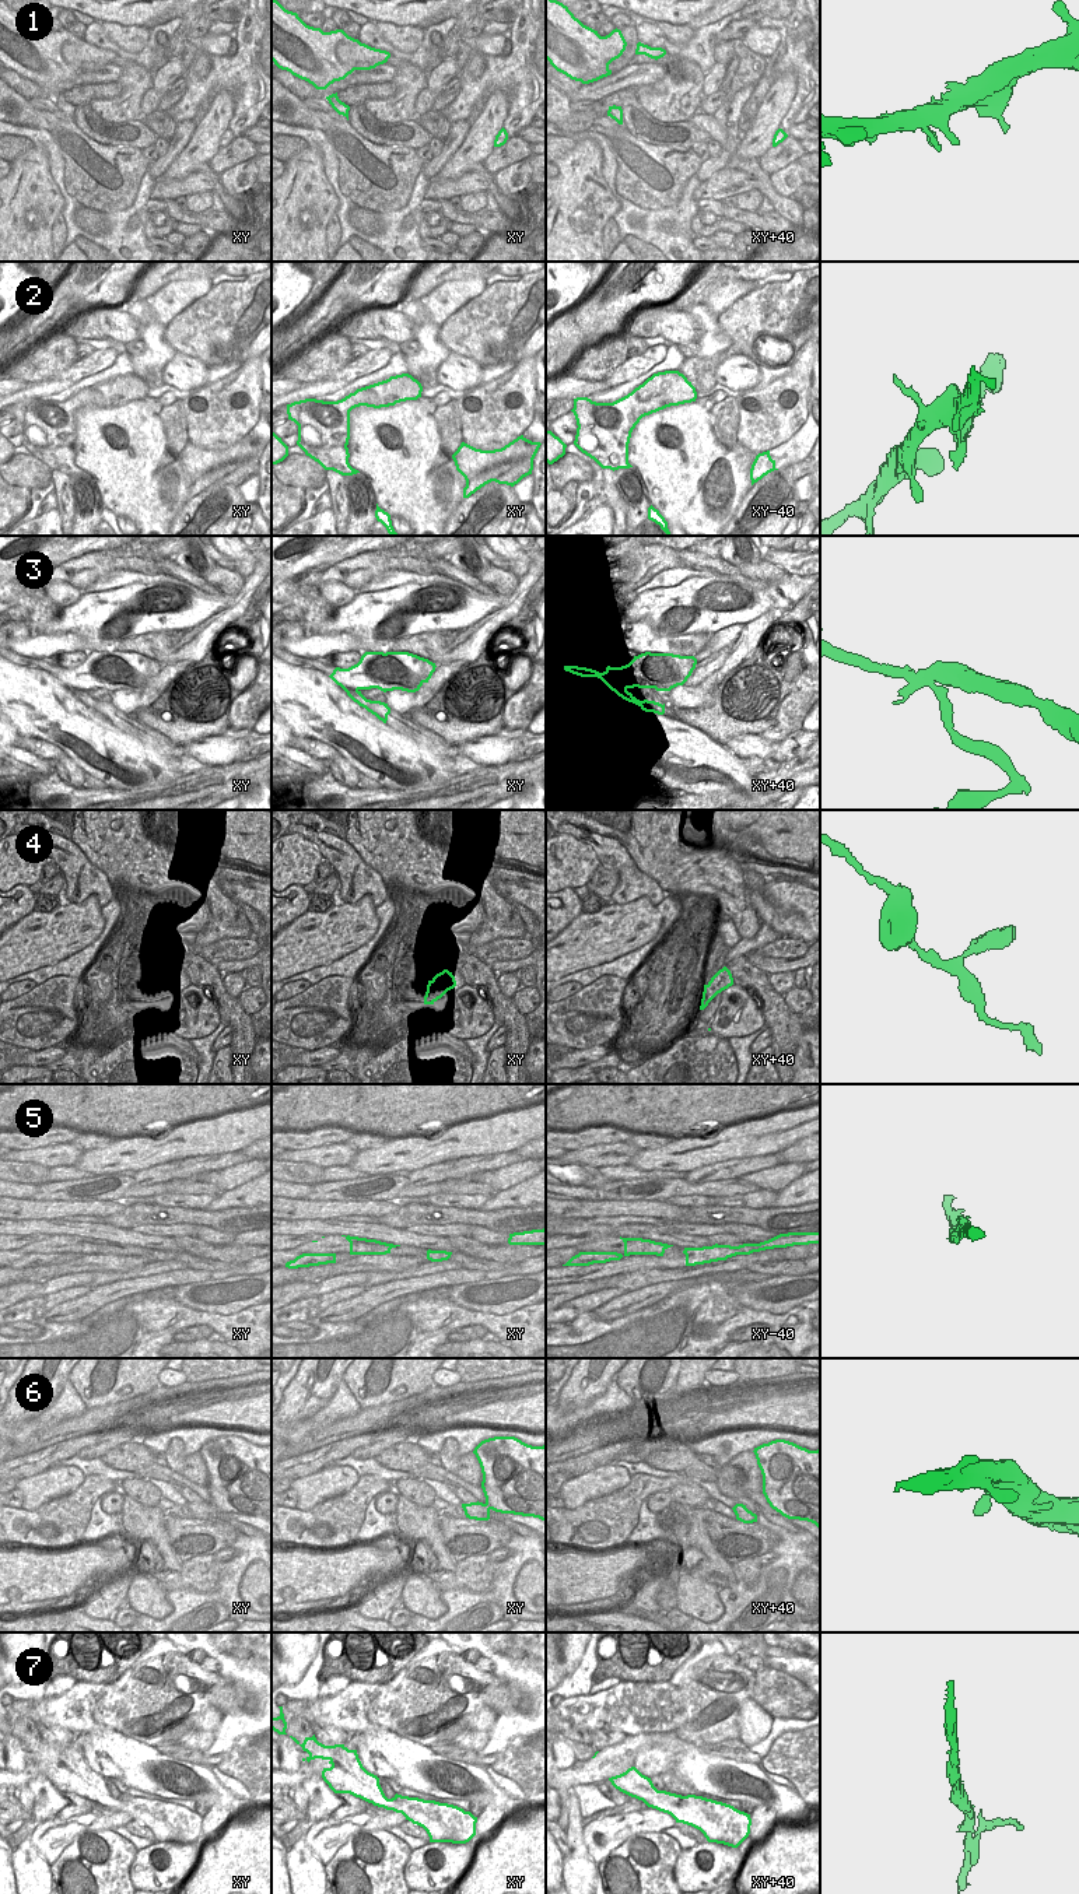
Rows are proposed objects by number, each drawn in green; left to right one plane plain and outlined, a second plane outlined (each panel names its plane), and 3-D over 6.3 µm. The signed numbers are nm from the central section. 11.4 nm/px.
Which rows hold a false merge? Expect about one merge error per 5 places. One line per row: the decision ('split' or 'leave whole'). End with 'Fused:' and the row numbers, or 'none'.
1: leave whole
2: split
3: leave whole
4: leave whole
5: leave whole
6: leave whole
7: leave whole
Fused: 2

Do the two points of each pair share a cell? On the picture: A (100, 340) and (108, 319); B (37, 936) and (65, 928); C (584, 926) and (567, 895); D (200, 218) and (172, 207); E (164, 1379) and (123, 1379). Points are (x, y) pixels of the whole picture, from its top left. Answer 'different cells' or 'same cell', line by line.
A: different cells
B: same cell
C: different cells
D: same cell
E: different cells

